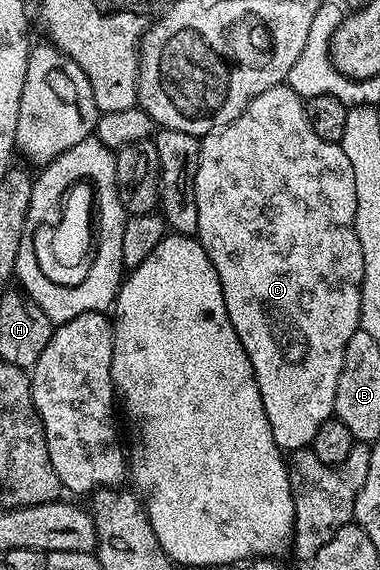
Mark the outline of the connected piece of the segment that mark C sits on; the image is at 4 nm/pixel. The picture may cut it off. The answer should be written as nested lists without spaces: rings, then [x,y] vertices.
[[[286,83],[272,87],[256,95],[244,107],[244,111],[232,123],[201,138],[200,159],[196,167],[194,190],[196,191],[197,238],[204,247],[212,267],[220,275],[220,287],[224,291],[224,303],[228,307],[228,319],[252,363],[256,375],[256,387],[260,387],[260,399],[264,399],[264,415],[268,415],[268,427],[272,427],[272,439],[283,451],[305,449],[313,446],[316,431],[325,421],[334,417],[336,387],[340,383],[340,371],[344,365],[344,351],[348,339],[359,329],[361,311],[361,285],[364,279],[364,251],[354,230],[356,215],[356,180],[347,155],[337,141],[325,141],[308,127],[303,98]]]

